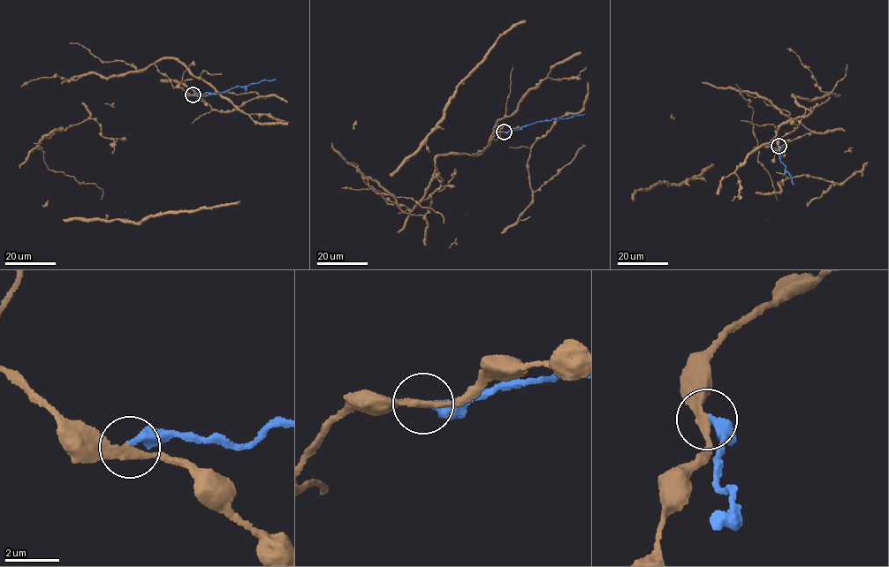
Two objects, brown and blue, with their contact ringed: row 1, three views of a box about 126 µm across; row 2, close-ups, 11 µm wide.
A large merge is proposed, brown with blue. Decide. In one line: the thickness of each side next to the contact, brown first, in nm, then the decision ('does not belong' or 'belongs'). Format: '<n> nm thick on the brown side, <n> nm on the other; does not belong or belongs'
260 nm thick on the brown side, 320 nm on the other; does not belong

